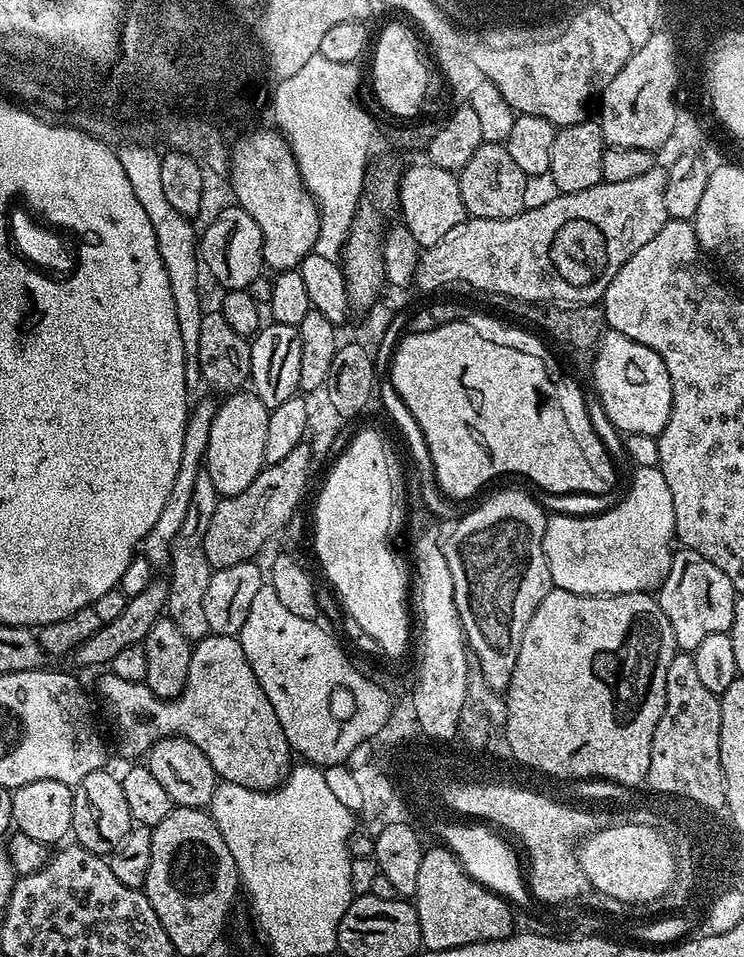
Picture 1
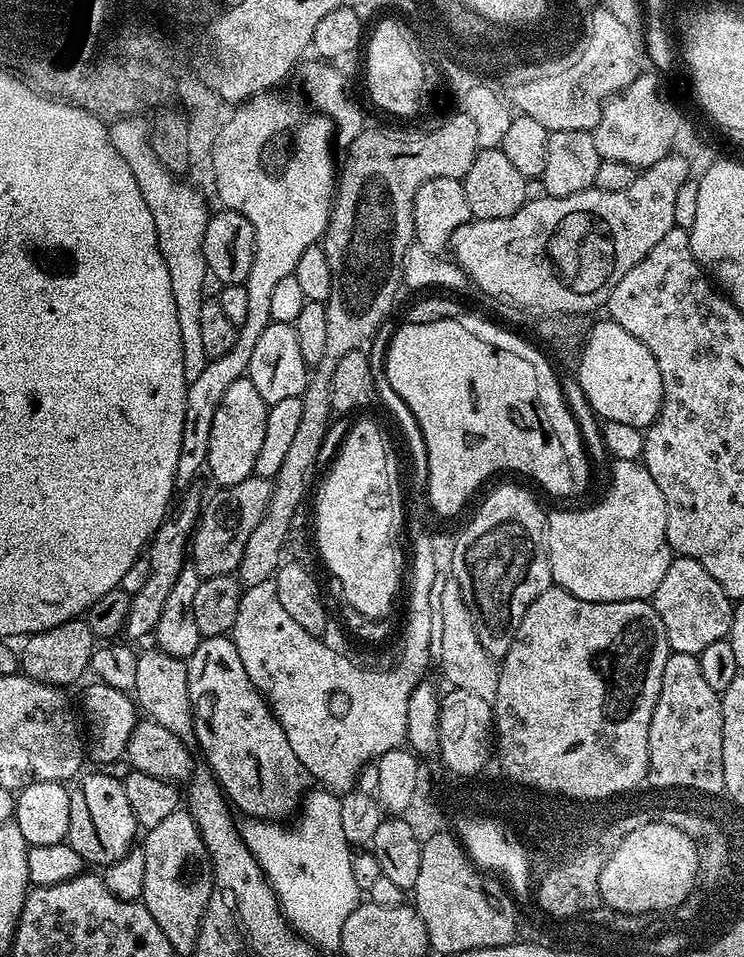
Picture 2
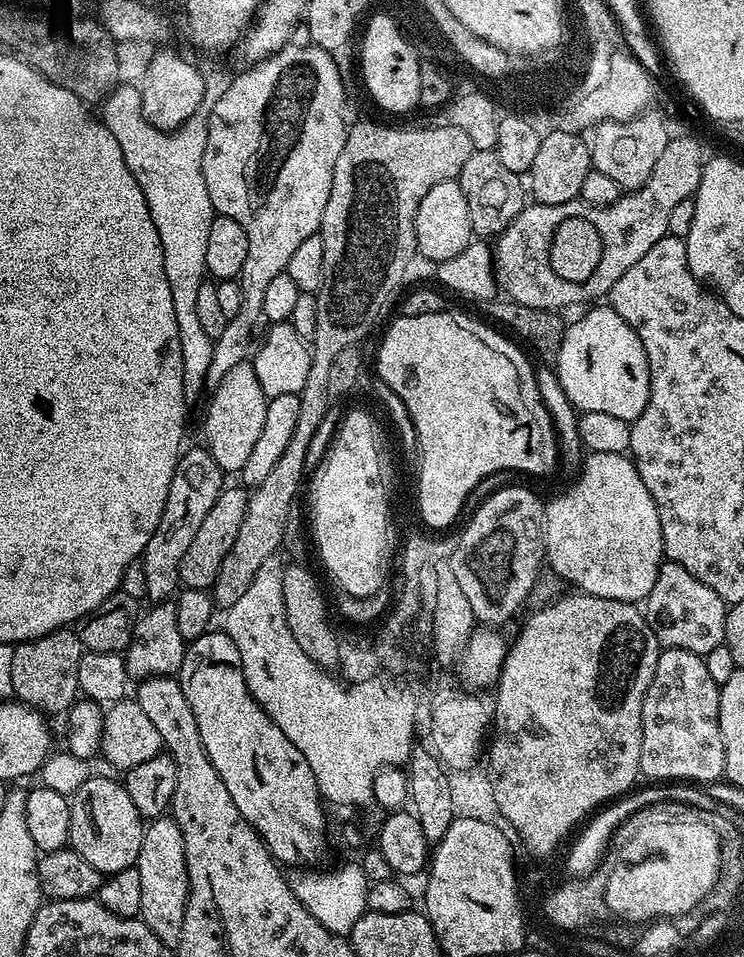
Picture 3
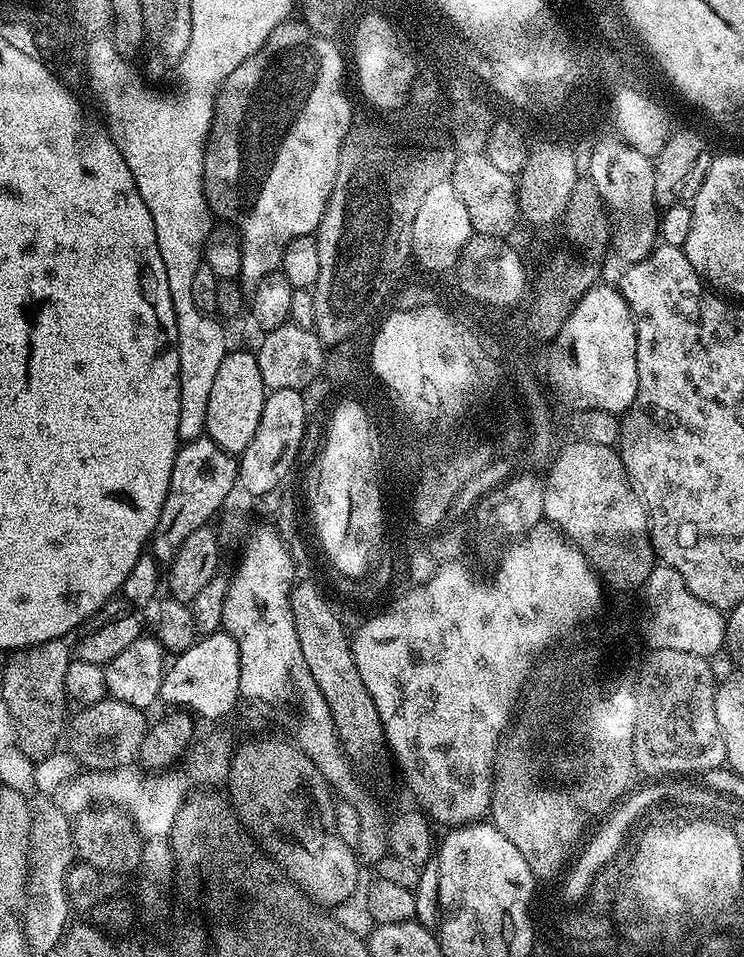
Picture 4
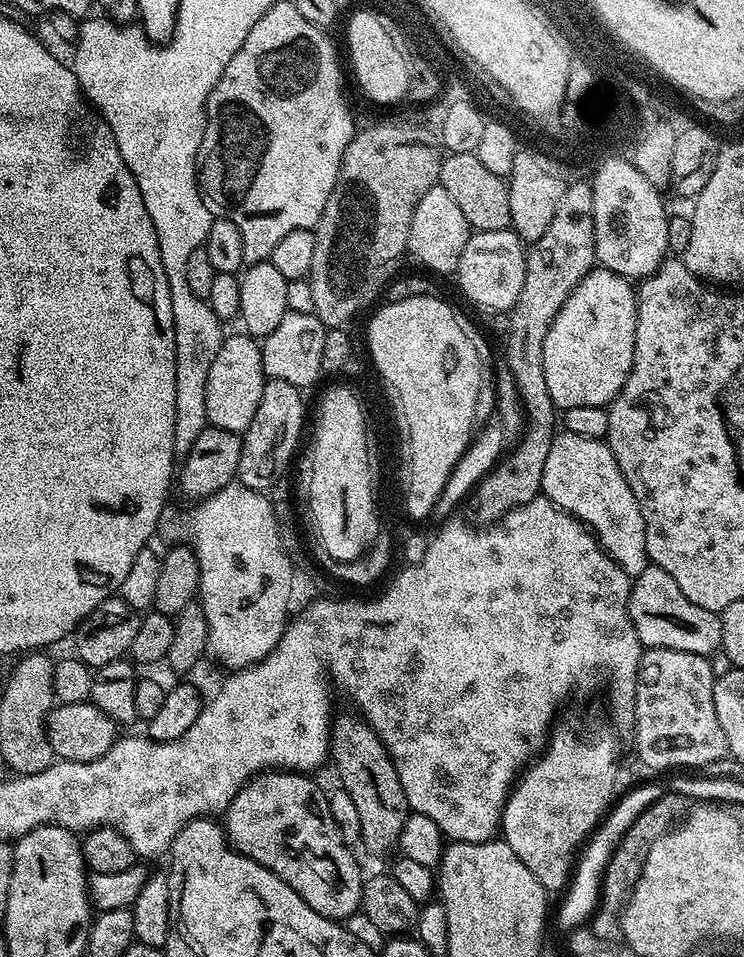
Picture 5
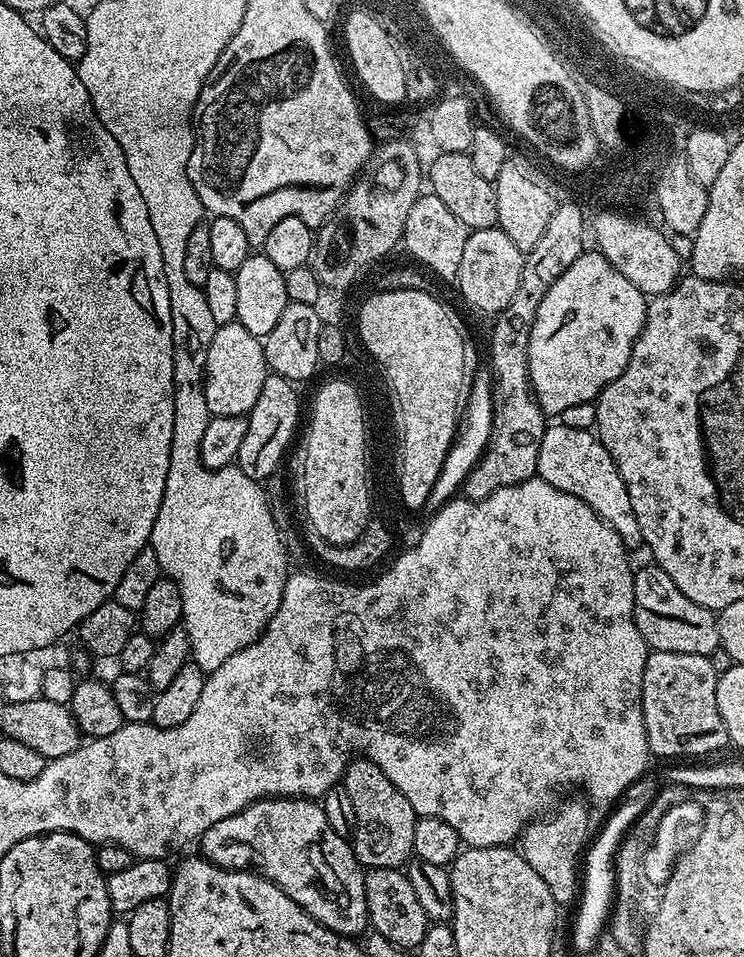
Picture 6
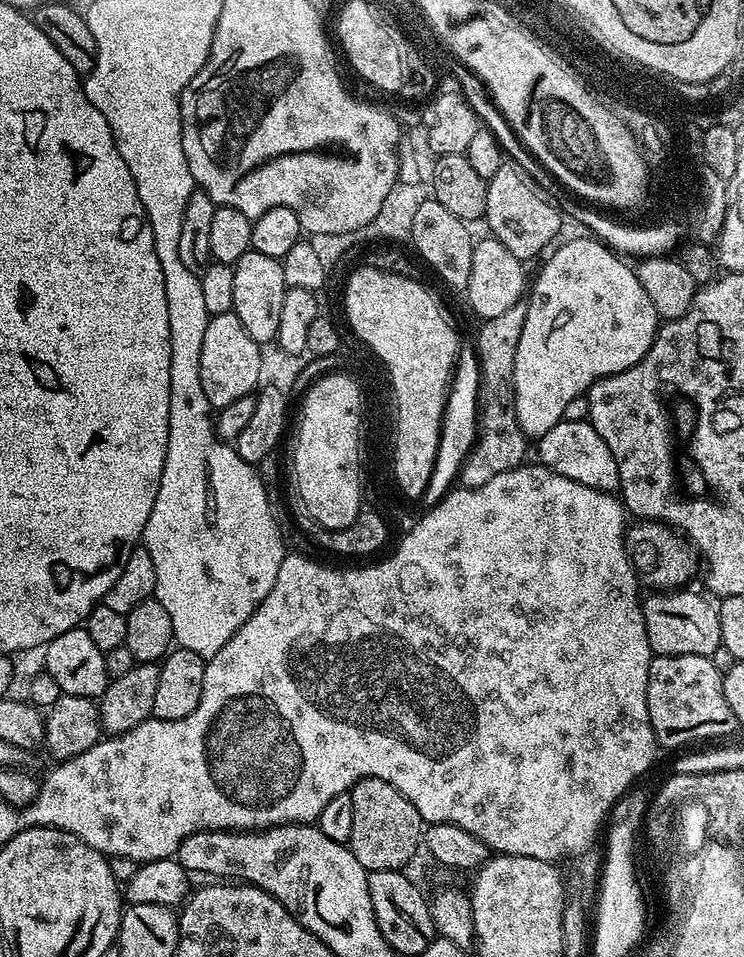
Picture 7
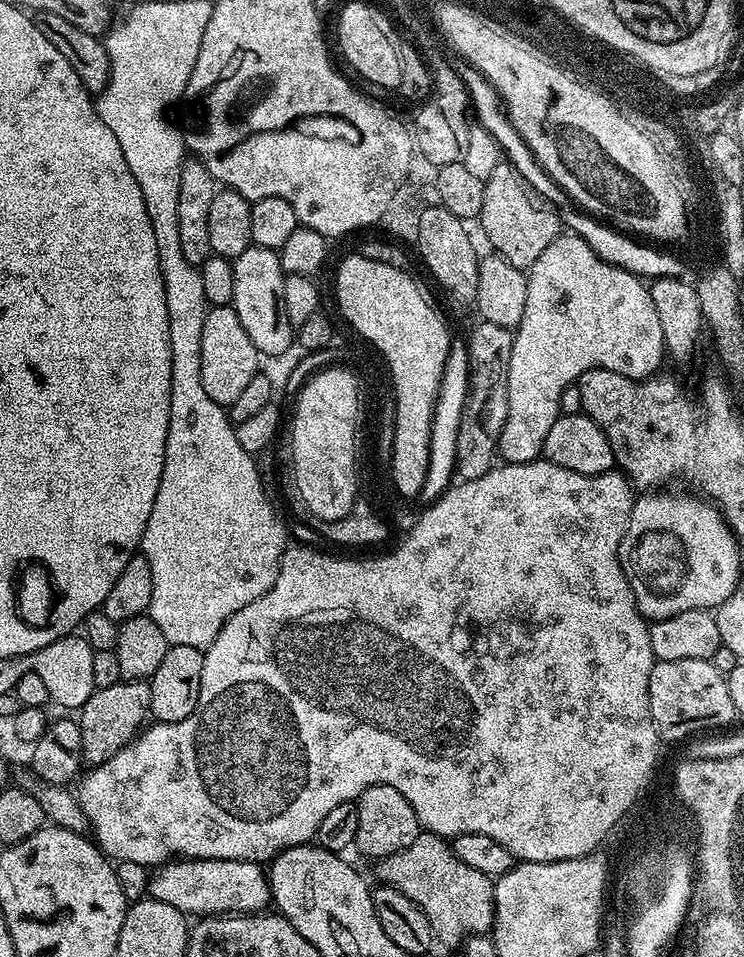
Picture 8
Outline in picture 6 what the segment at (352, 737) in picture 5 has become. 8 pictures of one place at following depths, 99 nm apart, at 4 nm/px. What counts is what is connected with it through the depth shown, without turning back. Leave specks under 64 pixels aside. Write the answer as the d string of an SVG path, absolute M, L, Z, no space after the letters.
M363 758L348 761L342 786L346 794L350 794L354 806L356 829L352 831L350 843L356 861L365 869L403 869L414 856L414 826L418 819L414 806L406 802L406 794L402 794L402 790L398 790L398 786L394 786L386 774L382 774L374 761Z

